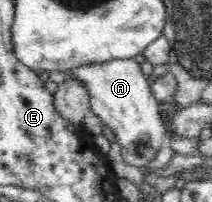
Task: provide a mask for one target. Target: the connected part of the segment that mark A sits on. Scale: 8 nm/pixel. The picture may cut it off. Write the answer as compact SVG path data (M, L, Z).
M135 58L110 60L74 68L72 78L79 79L90 94L91 110L110 128L121 146L124 161L132 167L144 167L166 144L165 122L160 117L159 101L152 93L149 79Z

